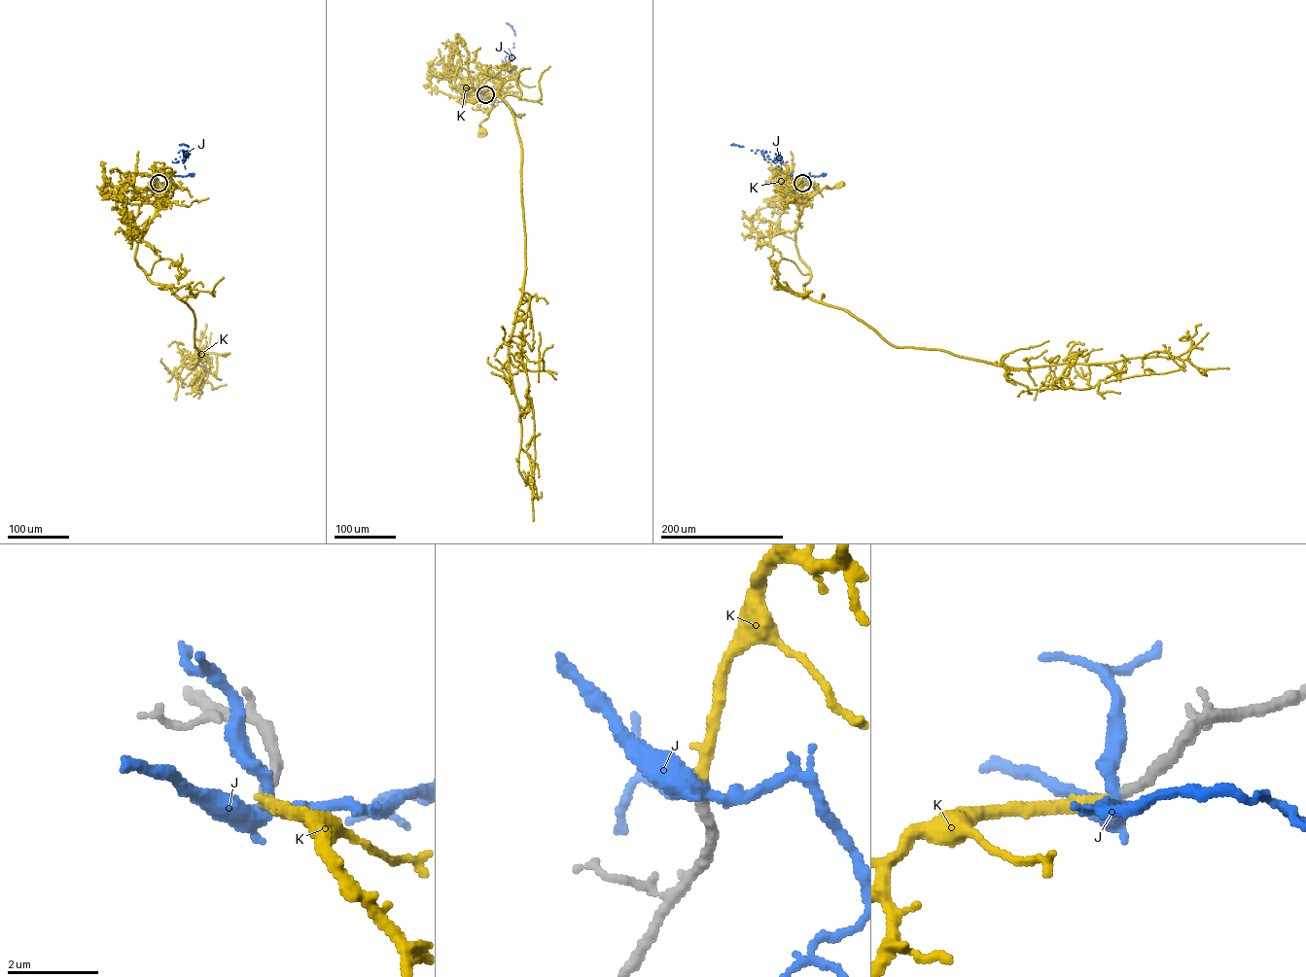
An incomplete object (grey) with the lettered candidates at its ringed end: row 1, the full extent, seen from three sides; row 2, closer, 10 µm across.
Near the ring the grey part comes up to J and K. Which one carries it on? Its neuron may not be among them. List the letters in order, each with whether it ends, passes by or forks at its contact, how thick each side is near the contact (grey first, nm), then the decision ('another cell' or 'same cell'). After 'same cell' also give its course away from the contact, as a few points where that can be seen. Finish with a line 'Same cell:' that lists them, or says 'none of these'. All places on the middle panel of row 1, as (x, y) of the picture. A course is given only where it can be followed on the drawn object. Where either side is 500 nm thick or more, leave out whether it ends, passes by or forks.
J: it forks; calibres 260 and 320 nm; another cell
K: it ends; calibres 240 and 280 nm; same cell; course (485, 94), (487, 90), (482, 94), (492, 103), (492, 107), (489, 117), (479, 124), (482, 131)
Same cell: K

